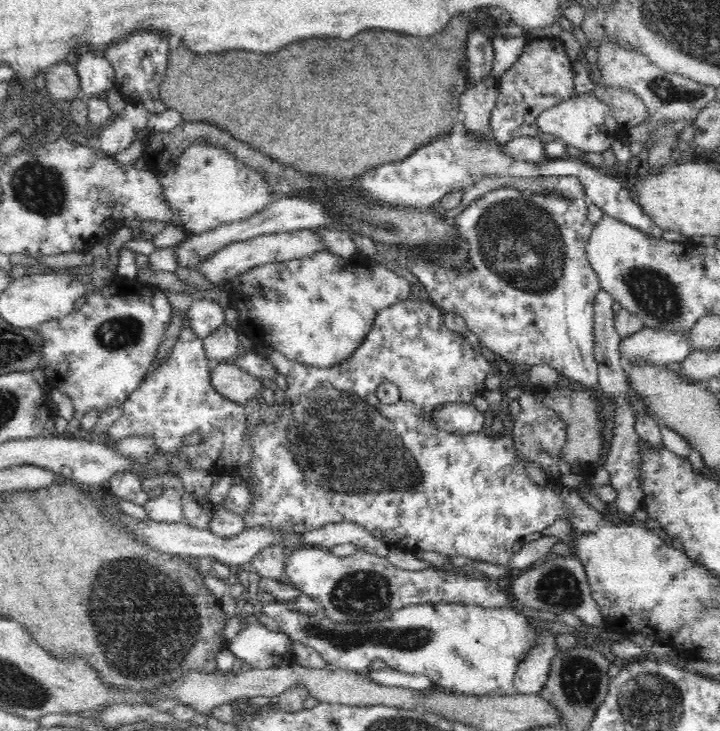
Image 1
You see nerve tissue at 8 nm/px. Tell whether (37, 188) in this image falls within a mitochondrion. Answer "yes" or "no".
yes

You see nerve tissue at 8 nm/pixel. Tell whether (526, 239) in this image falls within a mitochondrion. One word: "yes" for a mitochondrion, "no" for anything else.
yes

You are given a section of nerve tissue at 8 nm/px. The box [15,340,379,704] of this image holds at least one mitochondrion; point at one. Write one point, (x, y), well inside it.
(158, 626)

